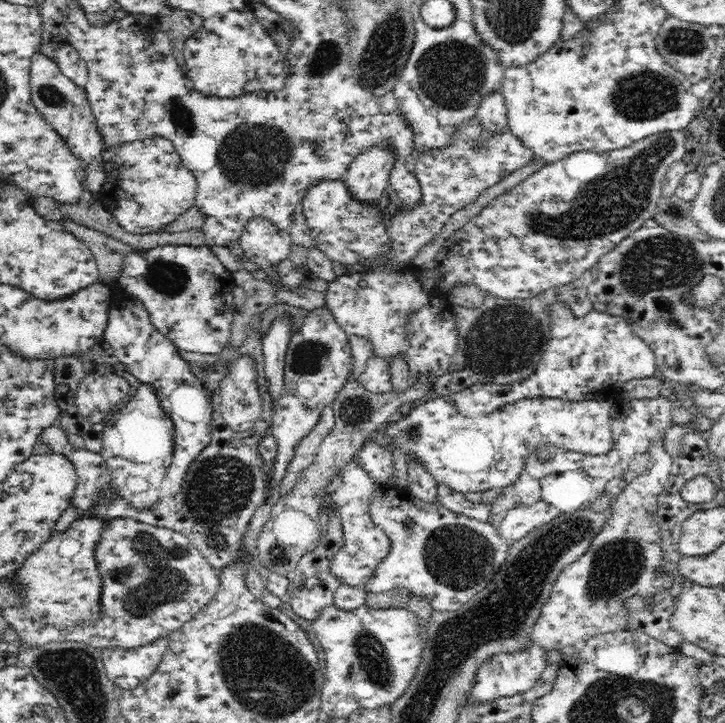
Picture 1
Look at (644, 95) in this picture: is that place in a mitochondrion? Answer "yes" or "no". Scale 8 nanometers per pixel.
yes

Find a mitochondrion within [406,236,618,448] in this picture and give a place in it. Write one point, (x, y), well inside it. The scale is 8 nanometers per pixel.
(504, 340)

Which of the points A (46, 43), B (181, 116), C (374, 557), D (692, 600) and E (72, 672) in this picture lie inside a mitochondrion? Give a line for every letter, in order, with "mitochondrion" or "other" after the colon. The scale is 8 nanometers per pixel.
A: other
B: mitochondrion
C: other
D: other
E: mitochondrion

